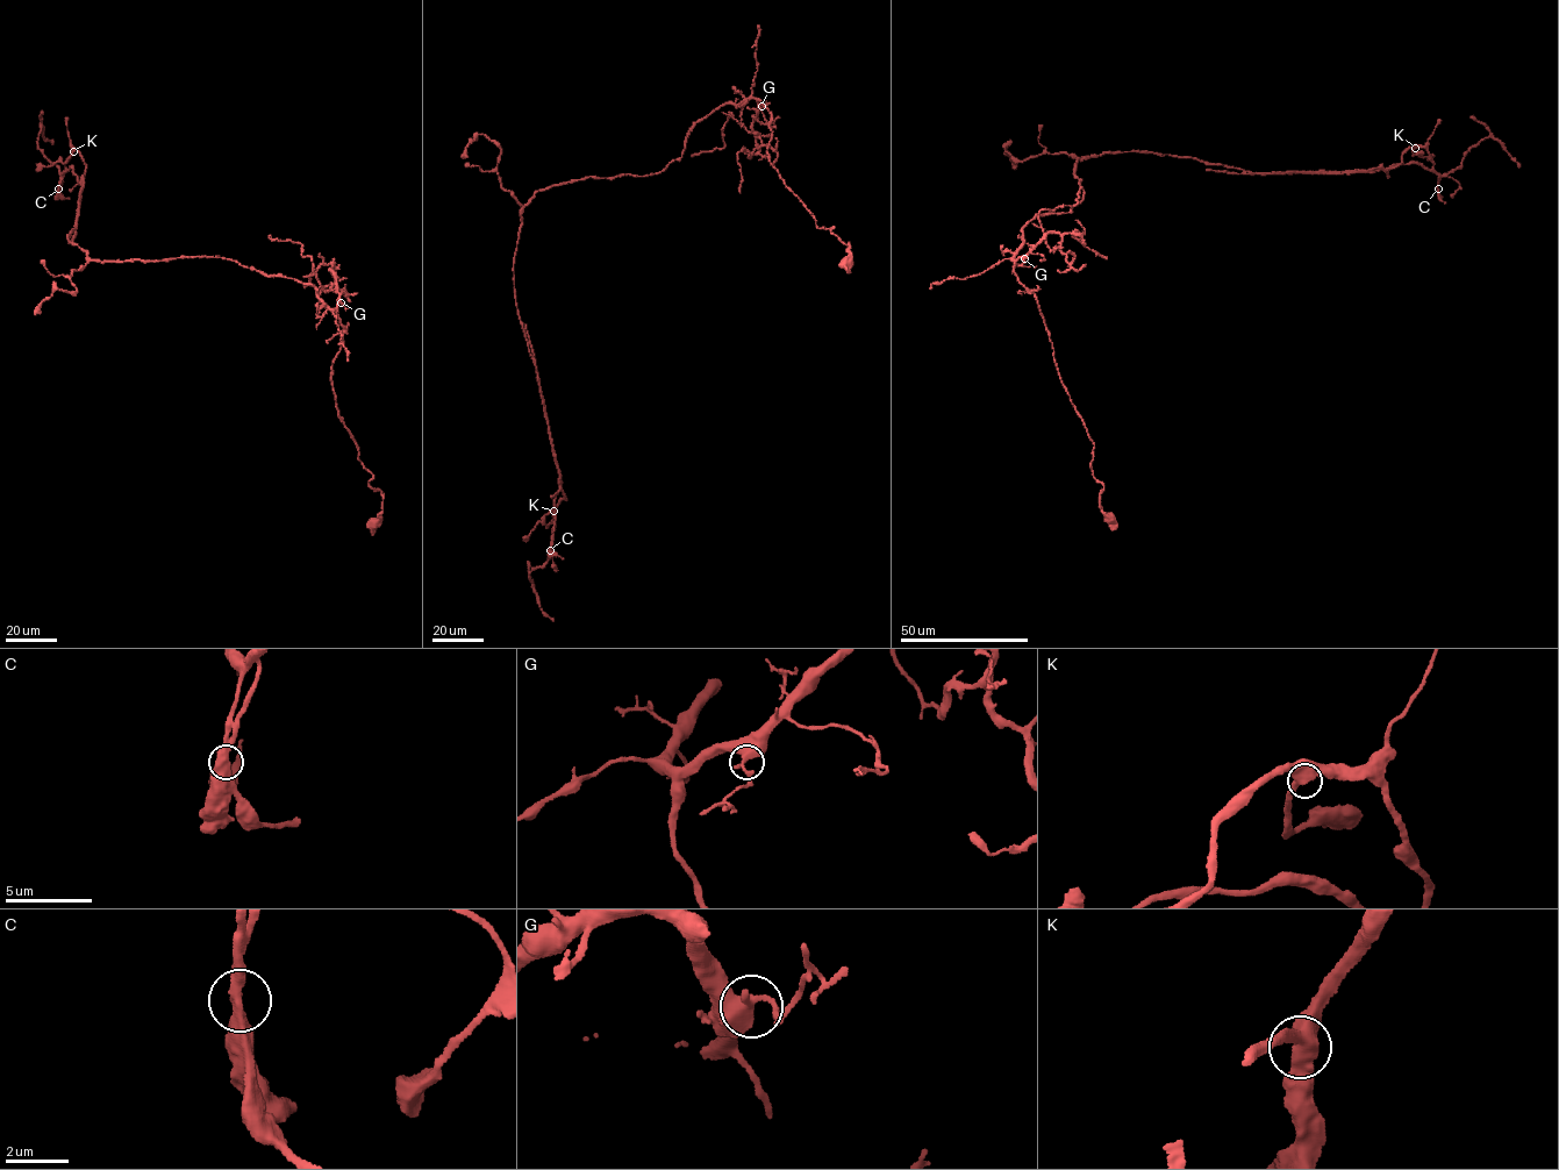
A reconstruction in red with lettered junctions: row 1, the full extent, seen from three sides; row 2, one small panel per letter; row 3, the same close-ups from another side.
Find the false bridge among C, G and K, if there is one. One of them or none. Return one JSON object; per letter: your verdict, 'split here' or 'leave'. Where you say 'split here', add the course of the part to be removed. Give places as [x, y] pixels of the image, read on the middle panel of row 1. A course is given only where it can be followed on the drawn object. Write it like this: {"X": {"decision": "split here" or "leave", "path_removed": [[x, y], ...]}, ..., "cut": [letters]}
{"C": {"decision": "split here", "path_removed": [[550, 550], [559, 470], [526, 325]]}, "G": {"decision": "leave"}, "K": {"decision": "leave"}, "cut": ["C"]}

